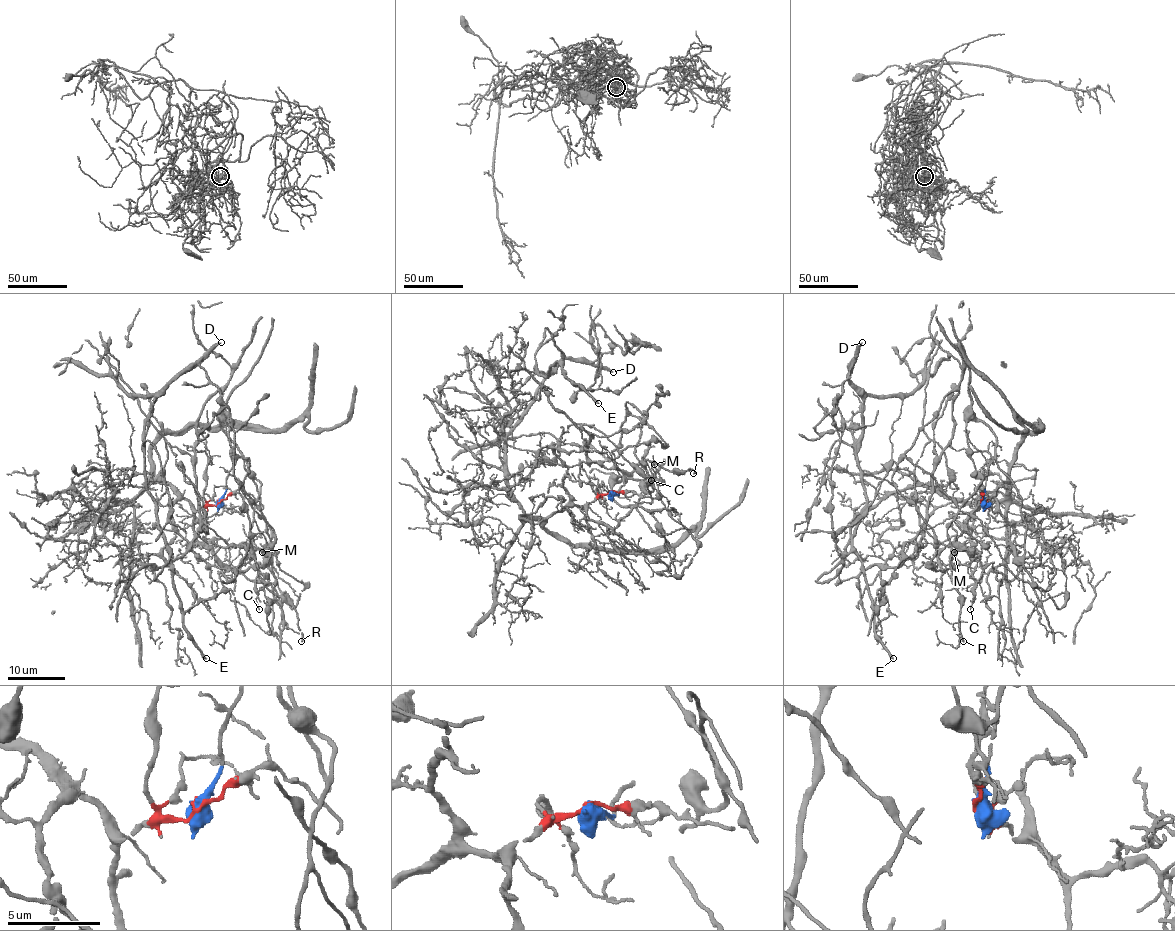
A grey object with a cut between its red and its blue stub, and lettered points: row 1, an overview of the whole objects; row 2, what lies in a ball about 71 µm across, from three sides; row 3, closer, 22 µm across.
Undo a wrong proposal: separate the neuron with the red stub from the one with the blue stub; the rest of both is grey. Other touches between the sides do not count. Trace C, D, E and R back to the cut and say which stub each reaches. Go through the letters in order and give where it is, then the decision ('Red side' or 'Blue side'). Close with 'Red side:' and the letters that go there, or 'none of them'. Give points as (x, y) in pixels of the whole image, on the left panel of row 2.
C: Place: (259, 609). Red side
D: Place: (221, 342). Red side
E: Place: (206, 658). Red side
R: Place: (301, 641). Blue side
Red side: C, D, E

